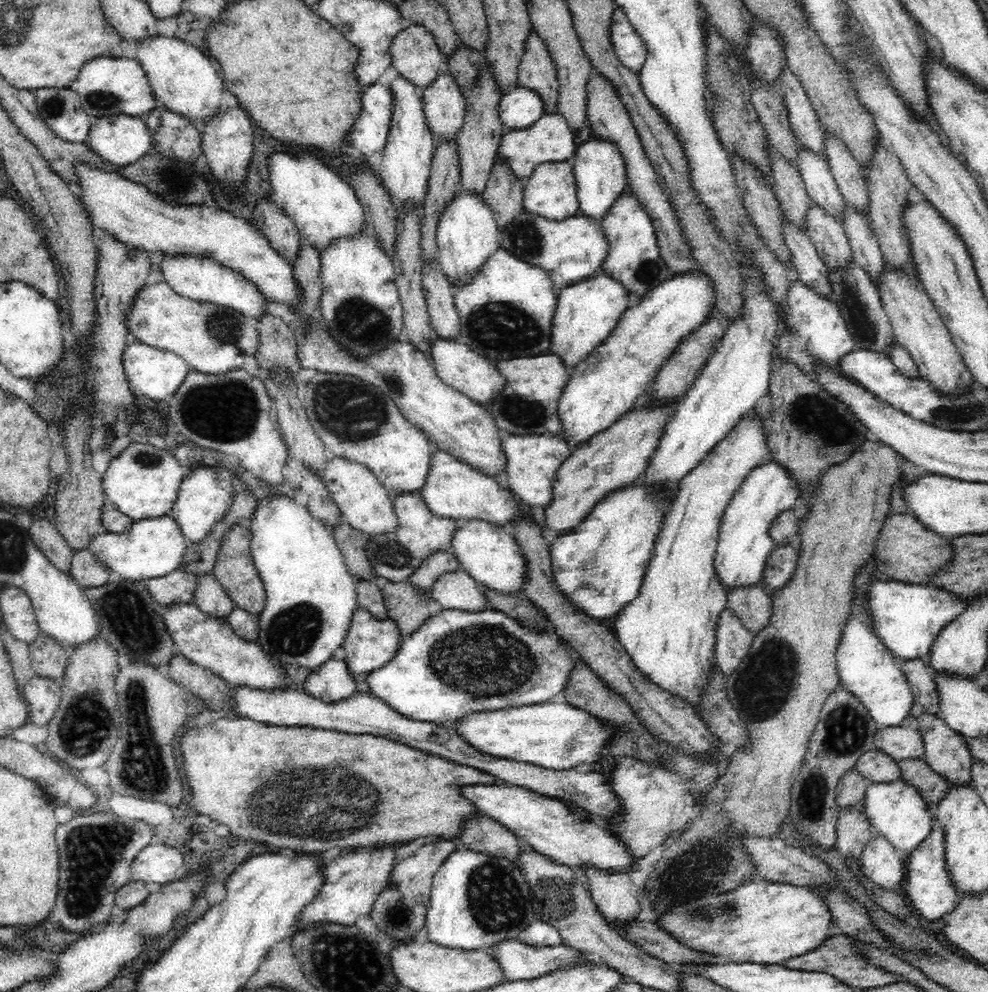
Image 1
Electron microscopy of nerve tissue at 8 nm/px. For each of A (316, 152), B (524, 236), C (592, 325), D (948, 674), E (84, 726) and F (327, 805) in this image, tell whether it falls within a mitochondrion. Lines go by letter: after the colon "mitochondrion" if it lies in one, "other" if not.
A: other
B: mitochondrion
C: other
D: other
E: mitochondrion
F: mitochondrion

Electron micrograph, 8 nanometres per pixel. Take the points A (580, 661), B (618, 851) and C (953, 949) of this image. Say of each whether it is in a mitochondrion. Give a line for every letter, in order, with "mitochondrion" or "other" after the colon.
A: other
B: other
C: other

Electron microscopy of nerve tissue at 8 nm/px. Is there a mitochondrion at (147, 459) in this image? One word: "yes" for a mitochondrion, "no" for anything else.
yes

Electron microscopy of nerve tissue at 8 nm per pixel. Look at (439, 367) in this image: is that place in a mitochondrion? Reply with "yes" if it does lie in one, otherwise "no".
no

